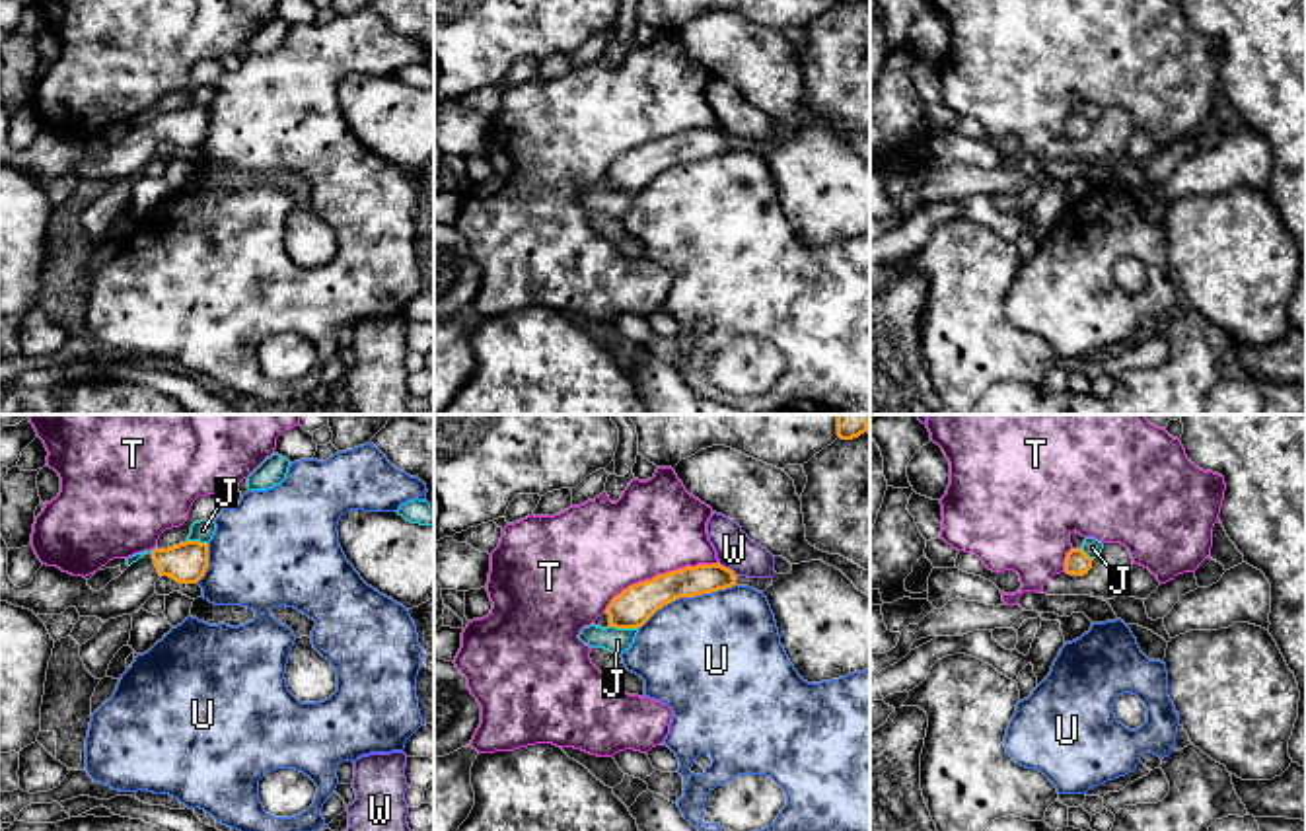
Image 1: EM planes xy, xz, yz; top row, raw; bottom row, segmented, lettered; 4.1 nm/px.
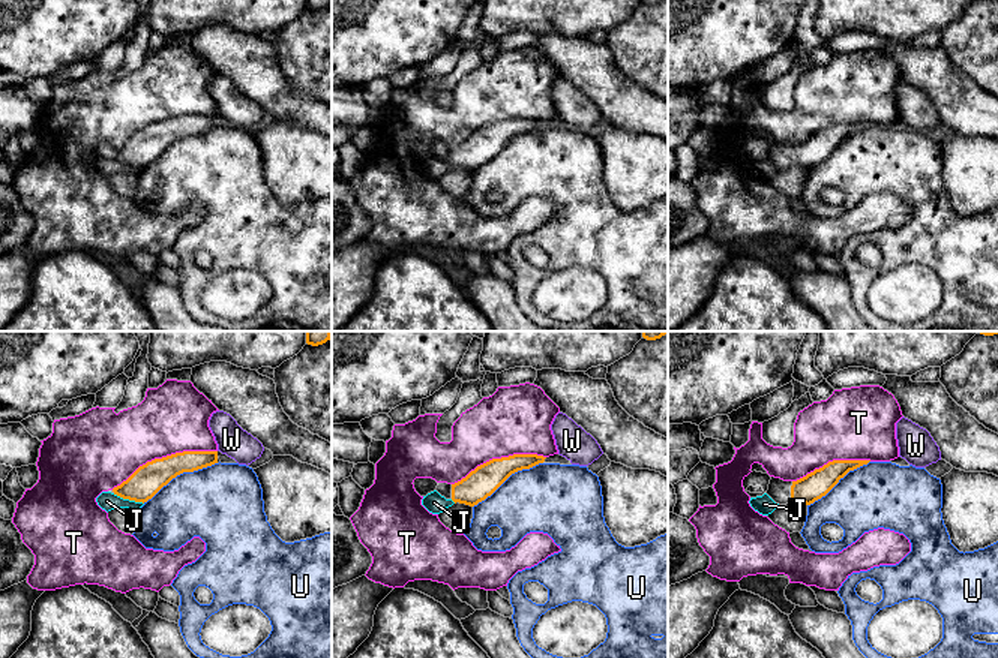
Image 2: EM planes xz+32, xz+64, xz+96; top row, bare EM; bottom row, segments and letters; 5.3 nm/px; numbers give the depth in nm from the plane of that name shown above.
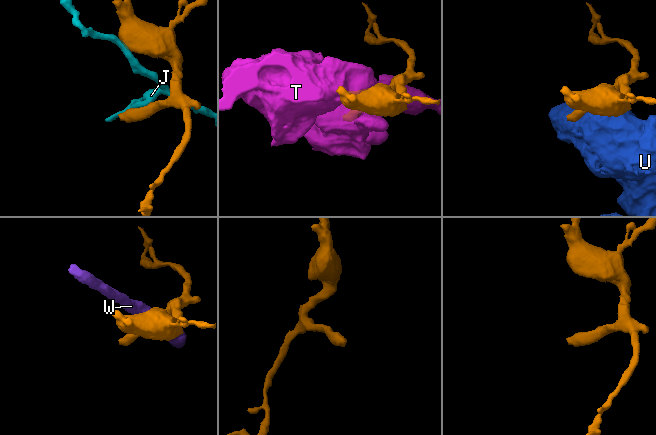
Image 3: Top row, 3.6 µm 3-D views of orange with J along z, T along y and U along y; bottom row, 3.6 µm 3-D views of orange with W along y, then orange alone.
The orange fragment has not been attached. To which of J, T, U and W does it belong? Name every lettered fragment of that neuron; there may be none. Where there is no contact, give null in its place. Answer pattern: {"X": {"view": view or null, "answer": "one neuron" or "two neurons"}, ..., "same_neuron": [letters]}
{"J": {"view": "xz", "answer": "two neurons"}, "T": {"view": "xz", "answer": "two neurons"}, "U": {"view": "xz", "answer": "two neurons"}, "W": {"view": "xz", "answer": "two neurons"}, "same_neuron": []}

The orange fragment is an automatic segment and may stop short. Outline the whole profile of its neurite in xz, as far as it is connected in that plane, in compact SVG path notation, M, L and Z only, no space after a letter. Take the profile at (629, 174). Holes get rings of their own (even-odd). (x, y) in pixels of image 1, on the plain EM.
M716 126L685 130L633 148L607 169L609 191L638 193L658 173L679 162L695 162L736 150L734 140L734 134Z

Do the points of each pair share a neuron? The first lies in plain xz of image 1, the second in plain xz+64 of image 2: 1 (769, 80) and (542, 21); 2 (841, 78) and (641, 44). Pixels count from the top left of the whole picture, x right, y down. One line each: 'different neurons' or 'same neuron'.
1: different neurons
2: same neuron

